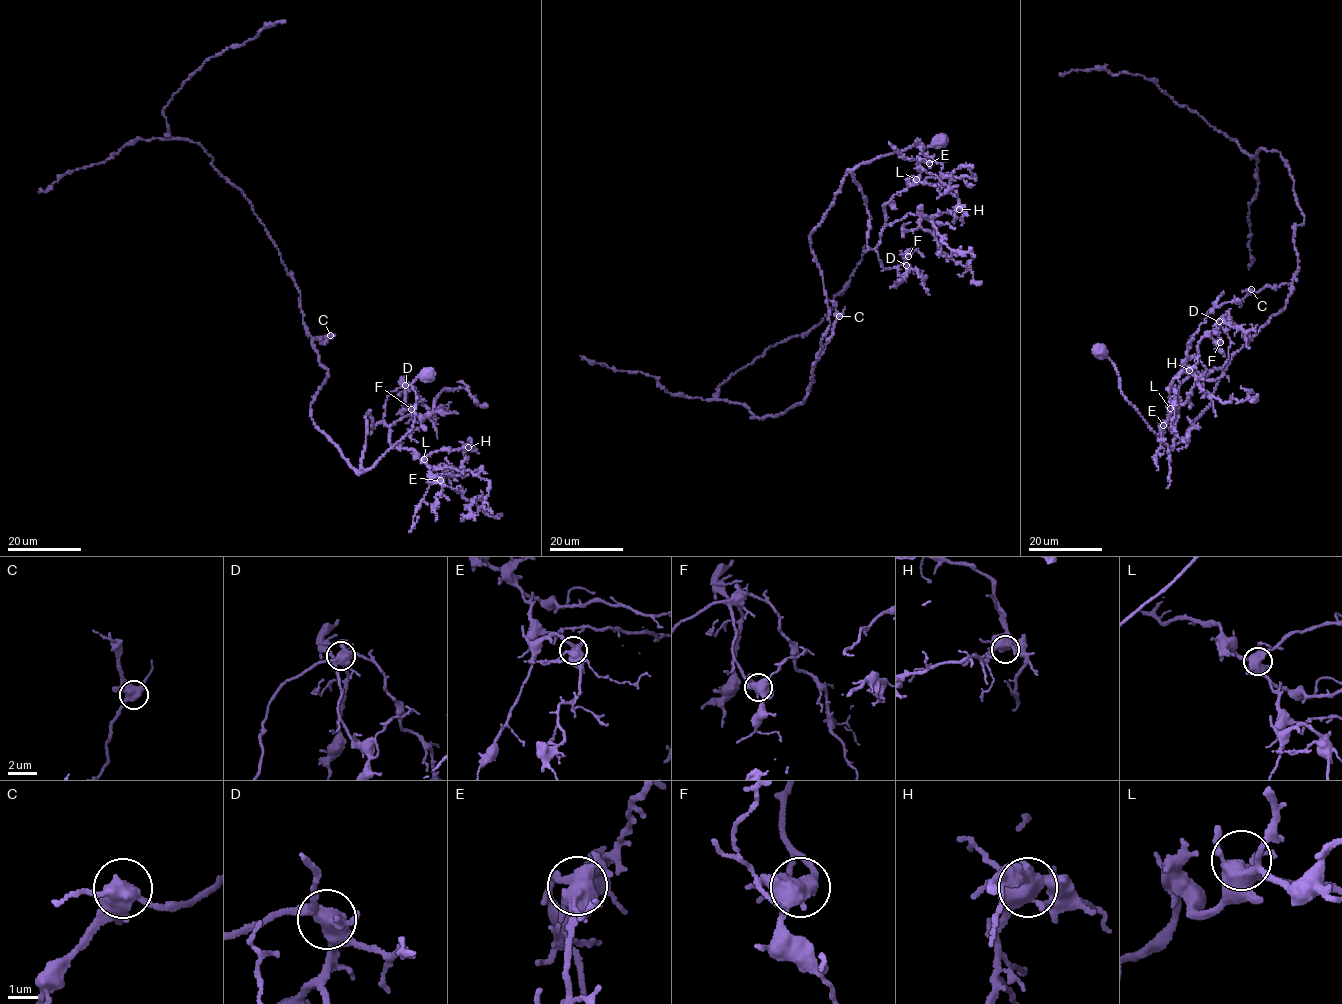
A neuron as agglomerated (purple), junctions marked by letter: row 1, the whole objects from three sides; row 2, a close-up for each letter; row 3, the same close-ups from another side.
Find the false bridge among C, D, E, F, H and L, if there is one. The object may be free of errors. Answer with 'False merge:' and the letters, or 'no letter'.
False merge: no letter

